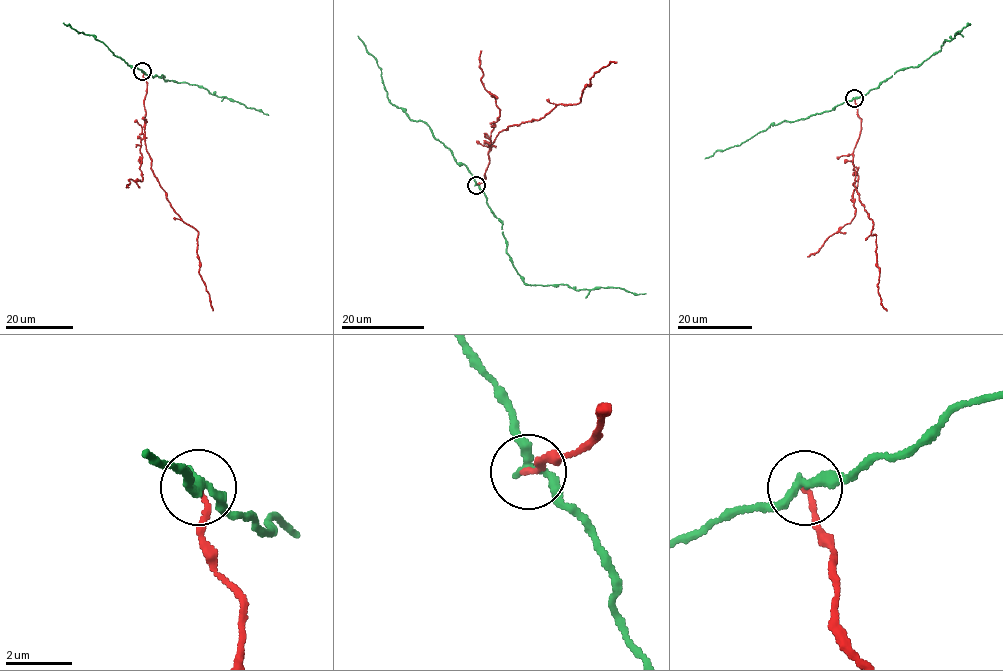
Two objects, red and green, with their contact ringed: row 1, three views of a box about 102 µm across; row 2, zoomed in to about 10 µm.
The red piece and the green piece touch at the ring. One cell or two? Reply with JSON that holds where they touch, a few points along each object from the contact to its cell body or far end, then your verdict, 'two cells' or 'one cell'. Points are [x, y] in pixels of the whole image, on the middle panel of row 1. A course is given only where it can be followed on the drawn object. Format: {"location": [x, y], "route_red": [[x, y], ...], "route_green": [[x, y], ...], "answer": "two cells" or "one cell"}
{"location": [476, 185], "route_red": [[475, 185], [484, 181], [499, 132], [539, 119], [556, 105], [580, 102], [594, 72], [616, 62]], "route_green": [[475, 185], [502, 223], [506, 253], [525, 283], [646, 293]], "answer": "two cells"}

